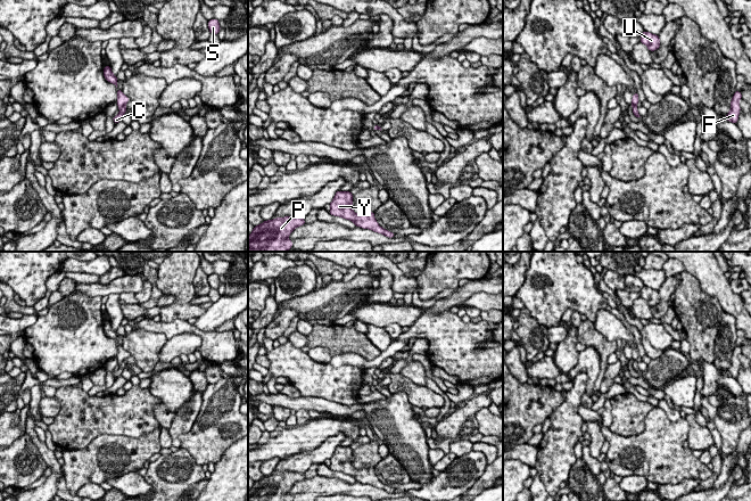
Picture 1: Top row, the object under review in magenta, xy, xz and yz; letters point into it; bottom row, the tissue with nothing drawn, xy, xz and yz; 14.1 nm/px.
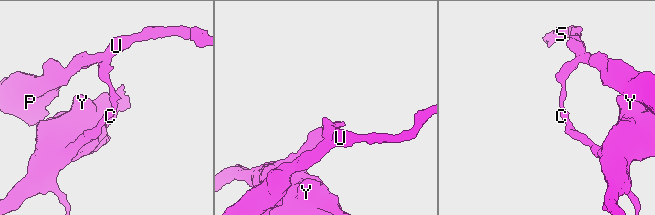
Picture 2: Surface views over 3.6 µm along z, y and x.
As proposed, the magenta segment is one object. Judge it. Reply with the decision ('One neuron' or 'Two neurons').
Two neurons

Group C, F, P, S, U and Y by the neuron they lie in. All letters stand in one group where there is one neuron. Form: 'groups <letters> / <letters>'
groups C F Y / P S U

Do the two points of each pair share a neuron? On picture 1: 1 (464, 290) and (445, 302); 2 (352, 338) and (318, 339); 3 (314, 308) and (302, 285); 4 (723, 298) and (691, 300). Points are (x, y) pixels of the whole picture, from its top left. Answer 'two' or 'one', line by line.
1: one
2: one
3: two
4: two

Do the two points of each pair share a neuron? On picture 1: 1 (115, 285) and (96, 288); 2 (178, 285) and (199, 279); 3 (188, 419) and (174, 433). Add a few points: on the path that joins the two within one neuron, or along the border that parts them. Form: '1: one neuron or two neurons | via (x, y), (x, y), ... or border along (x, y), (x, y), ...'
1: one neuron | via (110, 288), (100, 288)
2: two neurons | border along (199, 264), (194, 279), (194, 289), (197, 296)
3: one neuron | via (184, 423), (178, 429)

